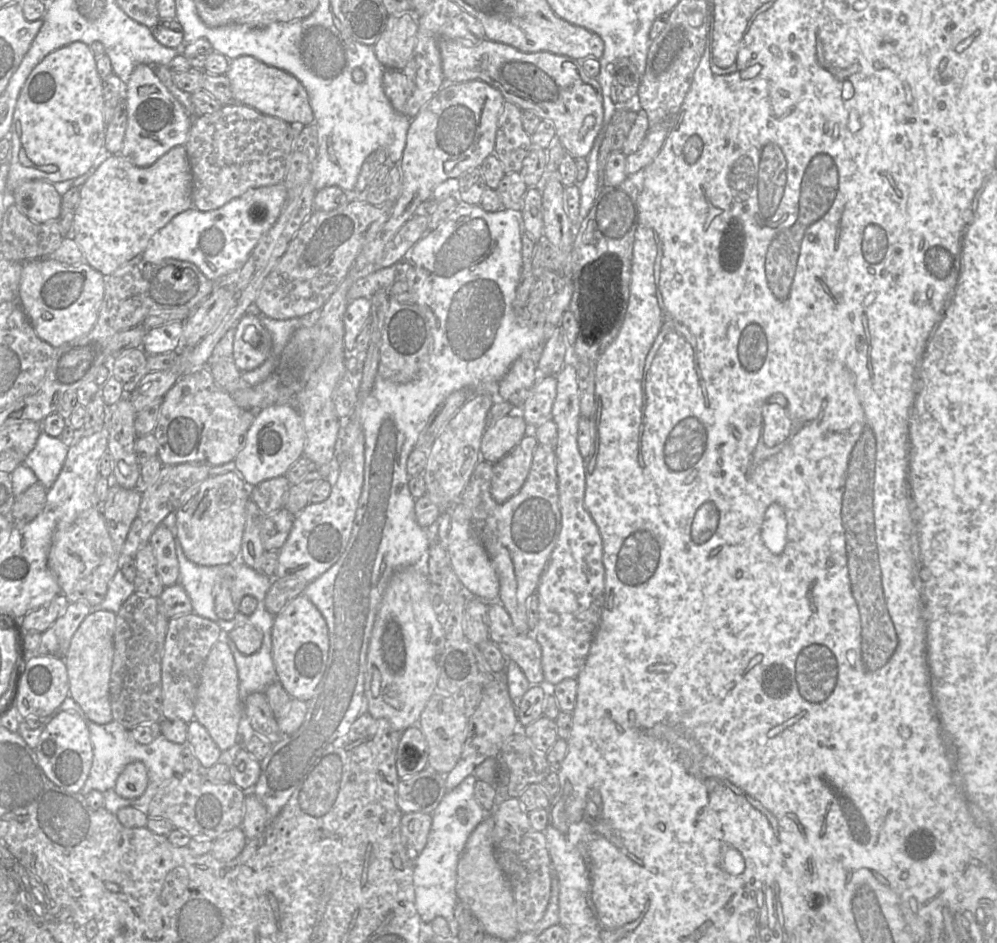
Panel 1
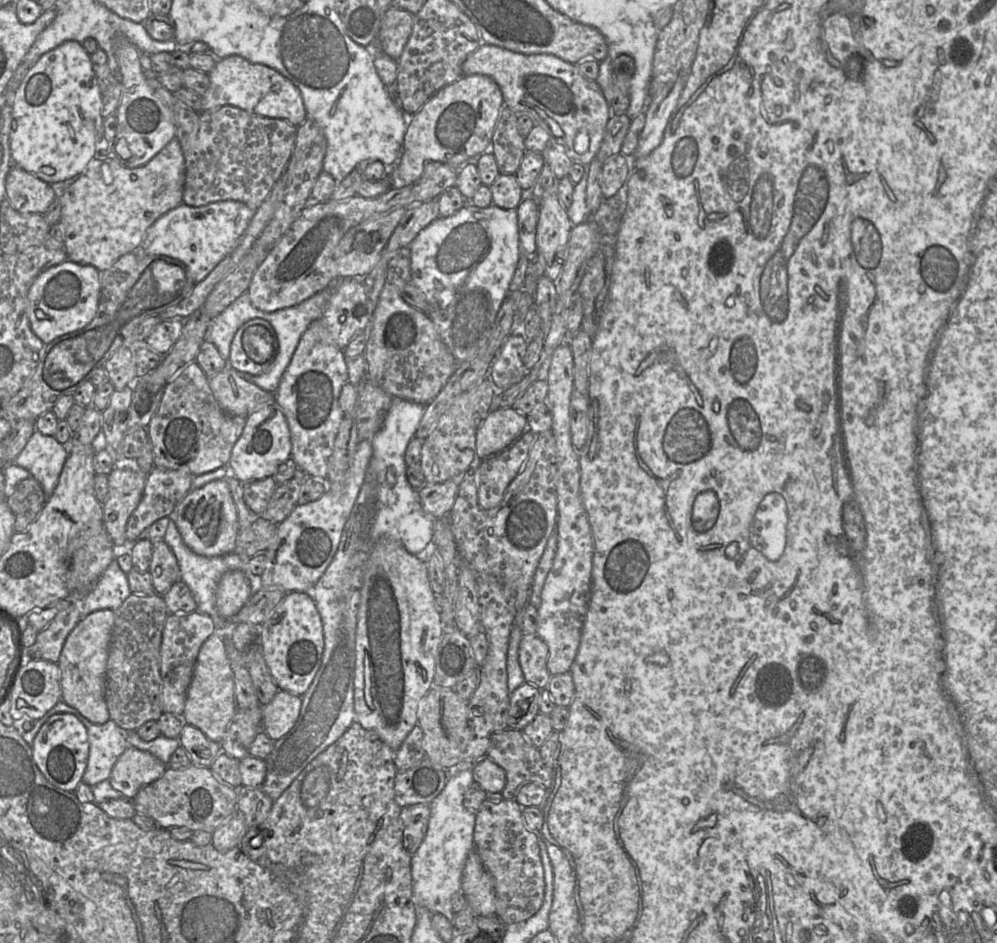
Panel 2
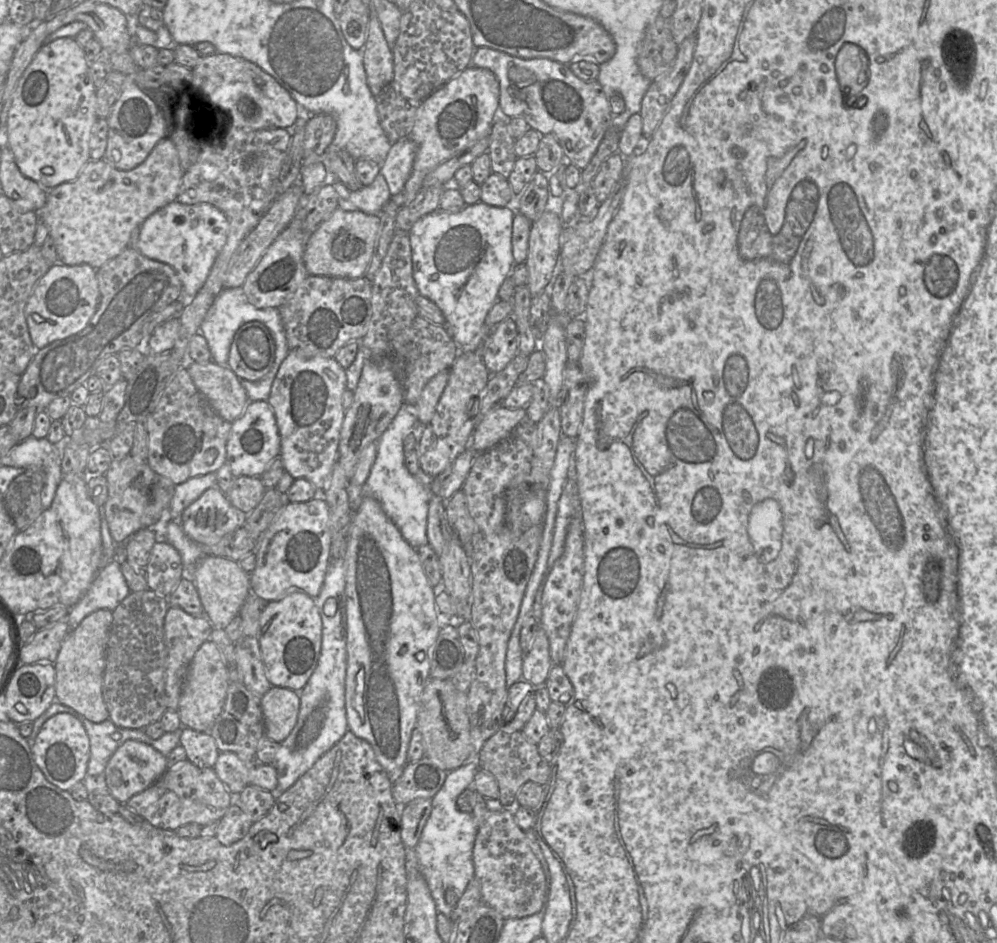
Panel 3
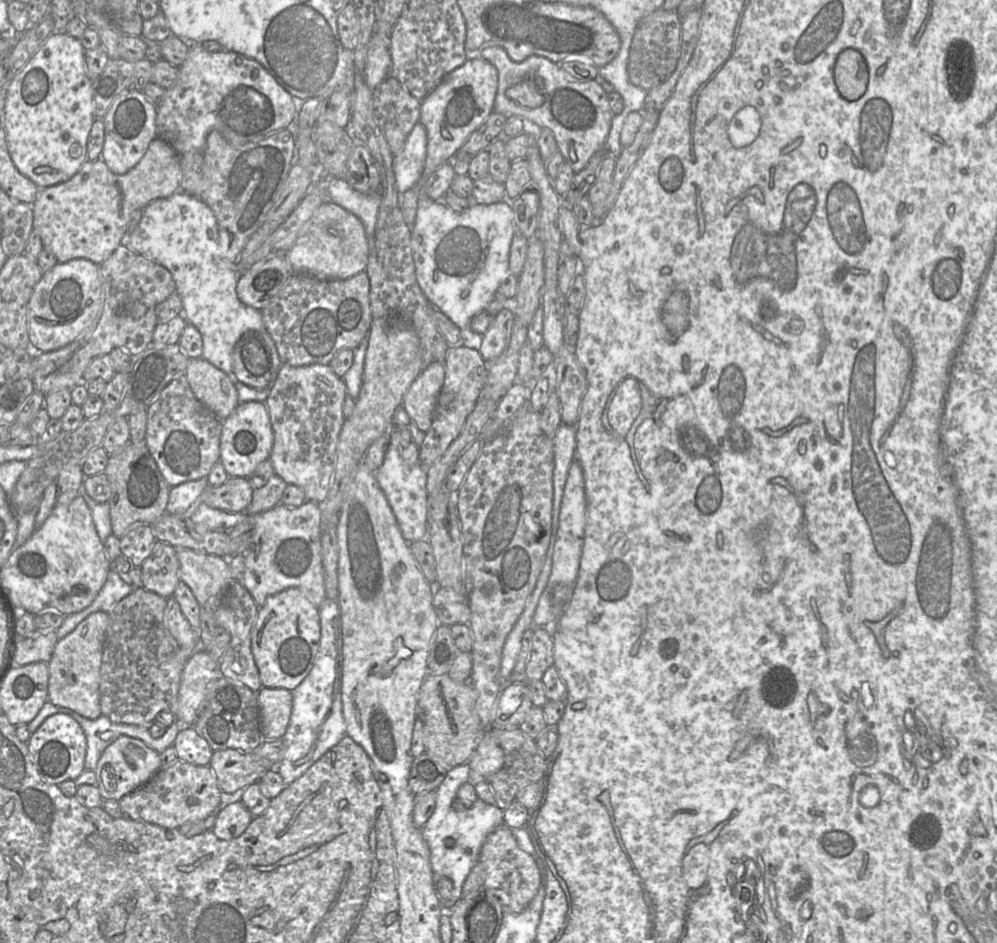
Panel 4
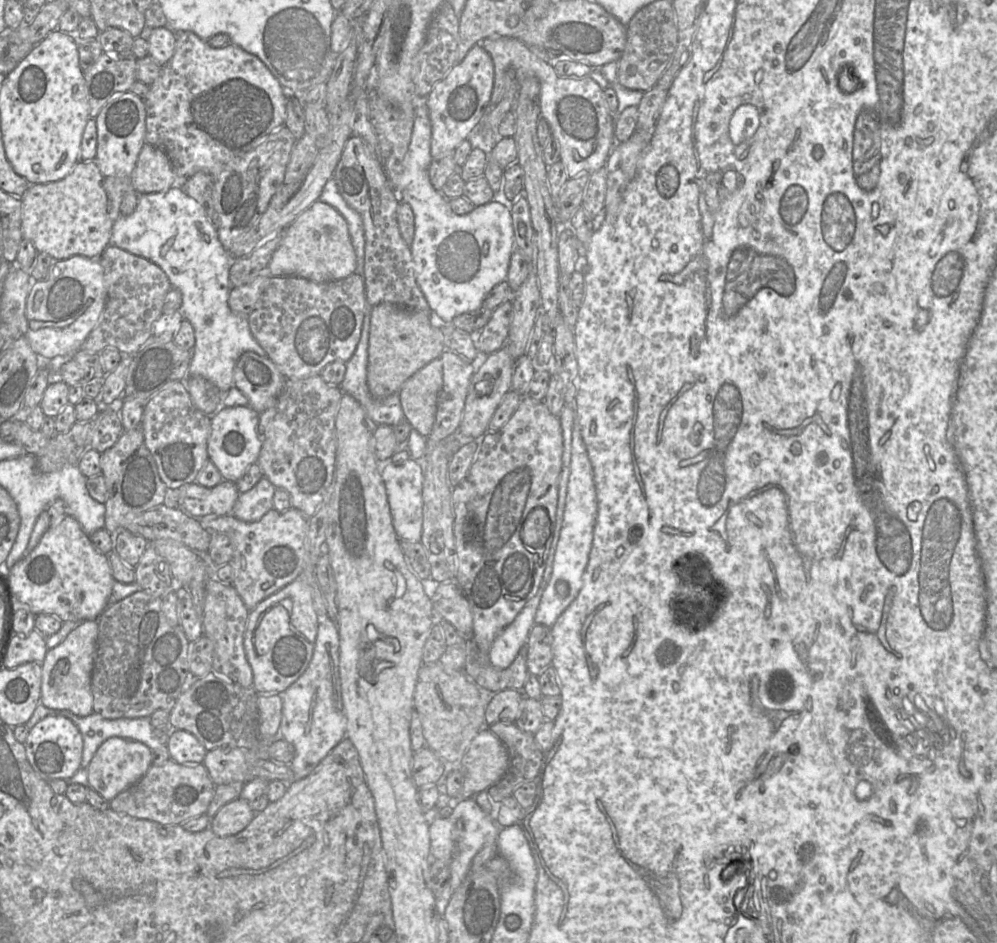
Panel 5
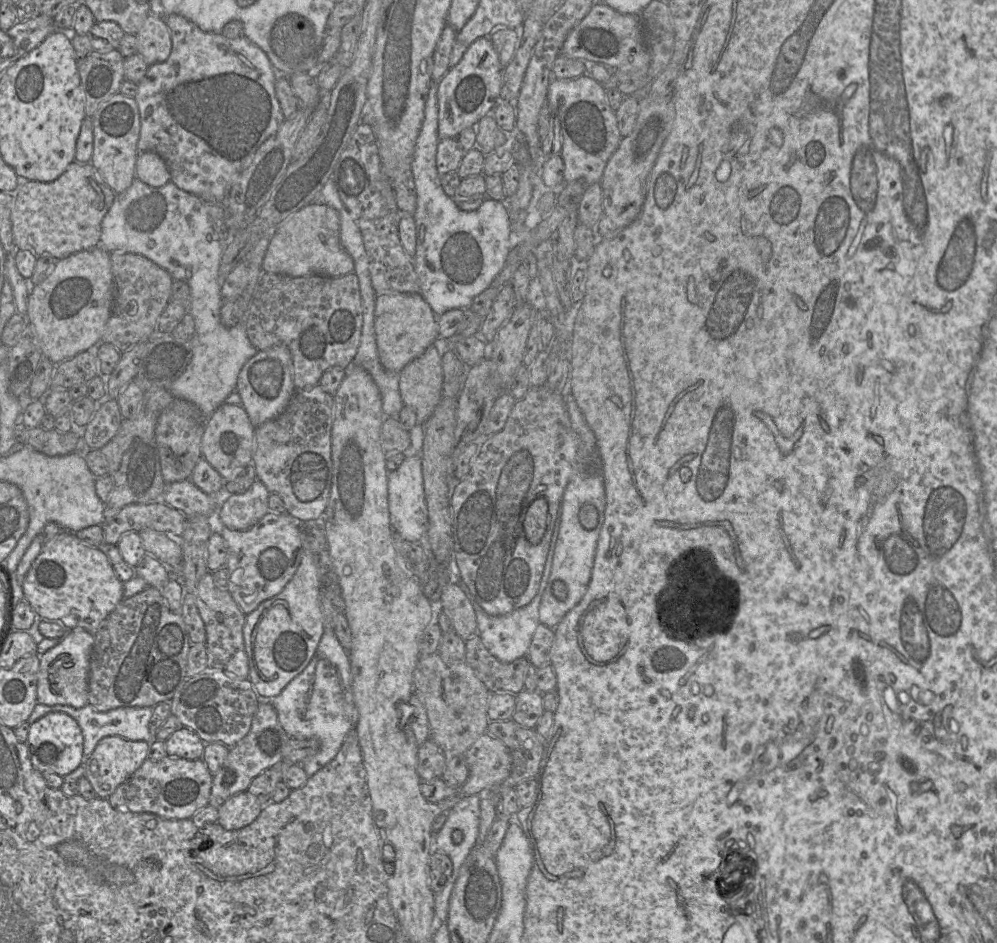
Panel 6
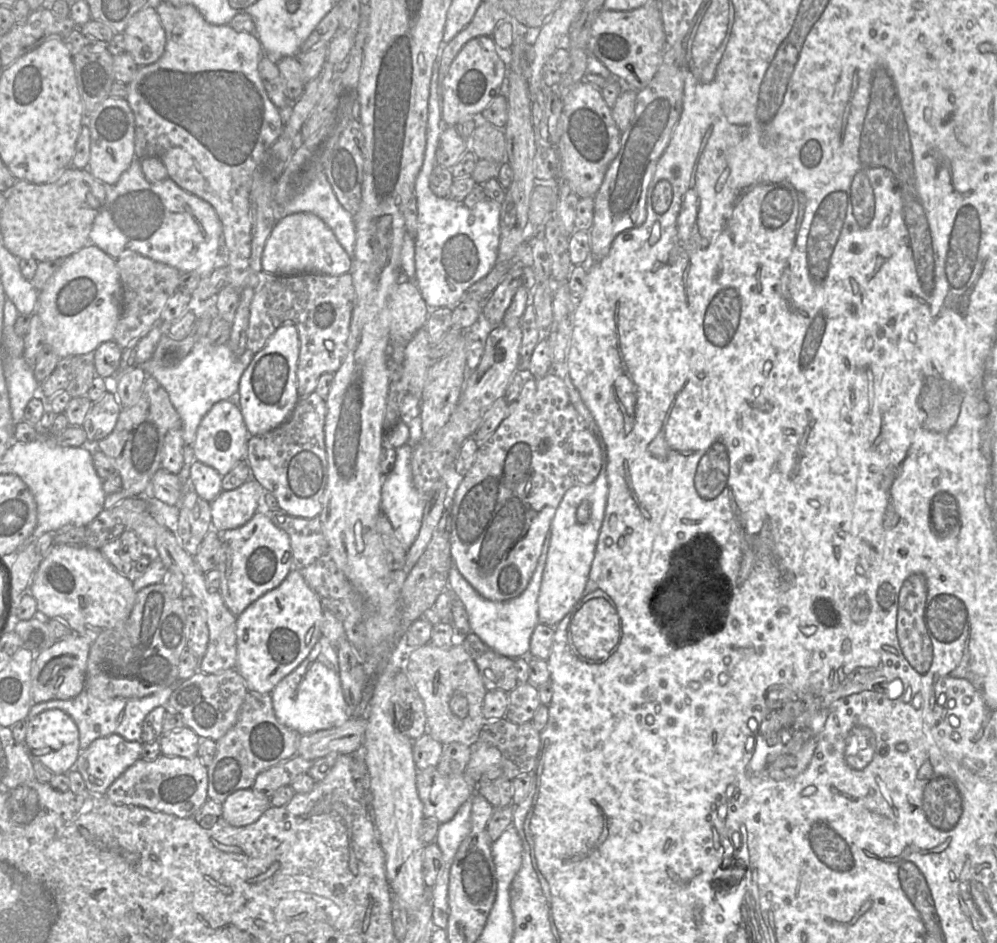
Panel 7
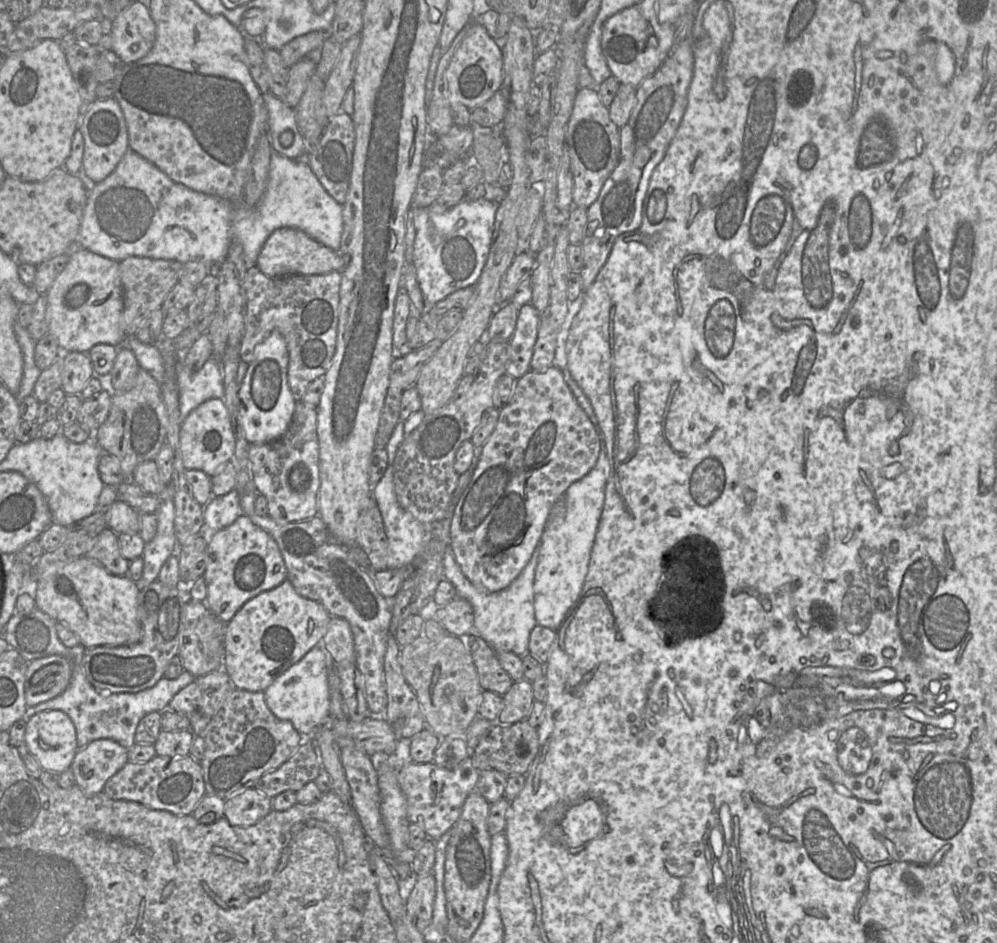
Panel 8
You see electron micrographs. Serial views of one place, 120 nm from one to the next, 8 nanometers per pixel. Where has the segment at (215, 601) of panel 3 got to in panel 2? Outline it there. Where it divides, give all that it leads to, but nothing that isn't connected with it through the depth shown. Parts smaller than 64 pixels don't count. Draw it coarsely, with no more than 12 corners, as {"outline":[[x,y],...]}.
{"outline":[[226,572],[216,591],[216,608],[231,619],[252,594],[248,576]]}

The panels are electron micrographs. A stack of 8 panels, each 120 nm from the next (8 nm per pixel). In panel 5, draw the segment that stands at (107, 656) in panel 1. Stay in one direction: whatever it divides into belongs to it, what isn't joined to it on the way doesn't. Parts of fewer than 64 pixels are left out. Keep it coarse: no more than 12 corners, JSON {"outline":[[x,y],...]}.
{"outline":[[85,620],[42,662],[40,703],[93,712],[98,620]]}

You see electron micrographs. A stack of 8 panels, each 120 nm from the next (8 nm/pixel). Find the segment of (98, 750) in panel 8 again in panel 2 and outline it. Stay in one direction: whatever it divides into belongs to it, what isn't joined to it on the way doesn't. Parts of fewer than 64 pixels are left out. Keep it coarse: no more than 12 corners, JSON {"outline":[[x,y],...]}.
{"outline":[[129,747],[109,782],[126,799],[167,768],[149,752]]}

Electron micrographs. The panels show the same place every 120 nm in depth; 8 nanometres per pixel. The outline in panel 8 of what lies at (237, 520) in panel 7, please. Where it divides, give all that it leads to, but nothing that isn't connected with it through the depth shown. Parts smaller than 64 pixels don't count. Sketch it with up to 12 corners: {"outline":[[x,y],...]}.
{"outline":[[235,489],[213,496],[203,509],[204,524],[214,531],[242,514]]}

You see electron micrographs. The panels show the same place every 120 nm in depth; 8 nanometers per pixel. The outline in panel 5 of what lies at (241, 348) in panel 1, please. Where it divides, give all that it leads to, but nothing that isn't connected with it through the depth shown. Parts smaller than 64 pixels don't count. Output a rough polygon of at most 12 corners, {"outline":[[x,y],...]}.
{"outline":[[246,351],[234,386],[258,414],[270,408],[285,377],[267,356]]}

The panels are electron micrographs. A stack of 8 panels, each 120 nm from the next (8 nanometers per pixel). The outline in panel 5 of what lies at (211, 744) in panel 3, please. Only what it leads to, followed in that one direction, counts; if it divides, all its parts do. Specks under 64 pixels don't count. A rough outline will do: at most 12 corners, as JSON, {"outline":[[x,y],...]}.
{"outline":[[173,729],[166,744],[170,759],[202,763],[204,745],[190,732]]}

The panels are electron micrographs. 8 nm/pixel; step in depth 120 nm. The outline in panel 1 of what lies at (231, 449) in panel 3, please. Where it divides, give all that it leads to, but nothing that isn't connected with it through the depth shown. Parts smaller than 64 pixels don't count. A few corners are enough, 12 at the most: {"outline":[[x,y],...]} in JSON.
{"outline":[[297,409],[256,411],[234,459],[249,487],[303,455]]}

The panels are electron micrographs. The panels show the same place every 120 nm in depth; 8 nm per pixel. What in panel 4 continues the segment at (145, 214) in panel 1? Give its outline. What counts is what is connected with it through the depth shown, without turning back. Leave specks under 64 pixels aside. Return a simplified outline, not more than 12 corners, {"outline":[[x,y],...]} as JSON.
{"outline":[[157,137],[114,174],[101,158],[39,190],[33,230],[58,263],[100,265],[131,213],[178,192]]}

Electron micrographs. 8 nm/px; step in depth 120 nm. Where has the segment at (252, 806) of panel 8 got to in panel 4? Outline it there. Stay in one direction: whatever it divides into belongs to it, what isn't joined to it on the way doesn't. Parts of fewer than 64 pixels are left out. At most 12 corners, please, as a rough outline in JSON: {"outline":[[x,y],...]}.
{"outline":[[225,797],[213,834],[240,836],[253,816],[237,797]]}

